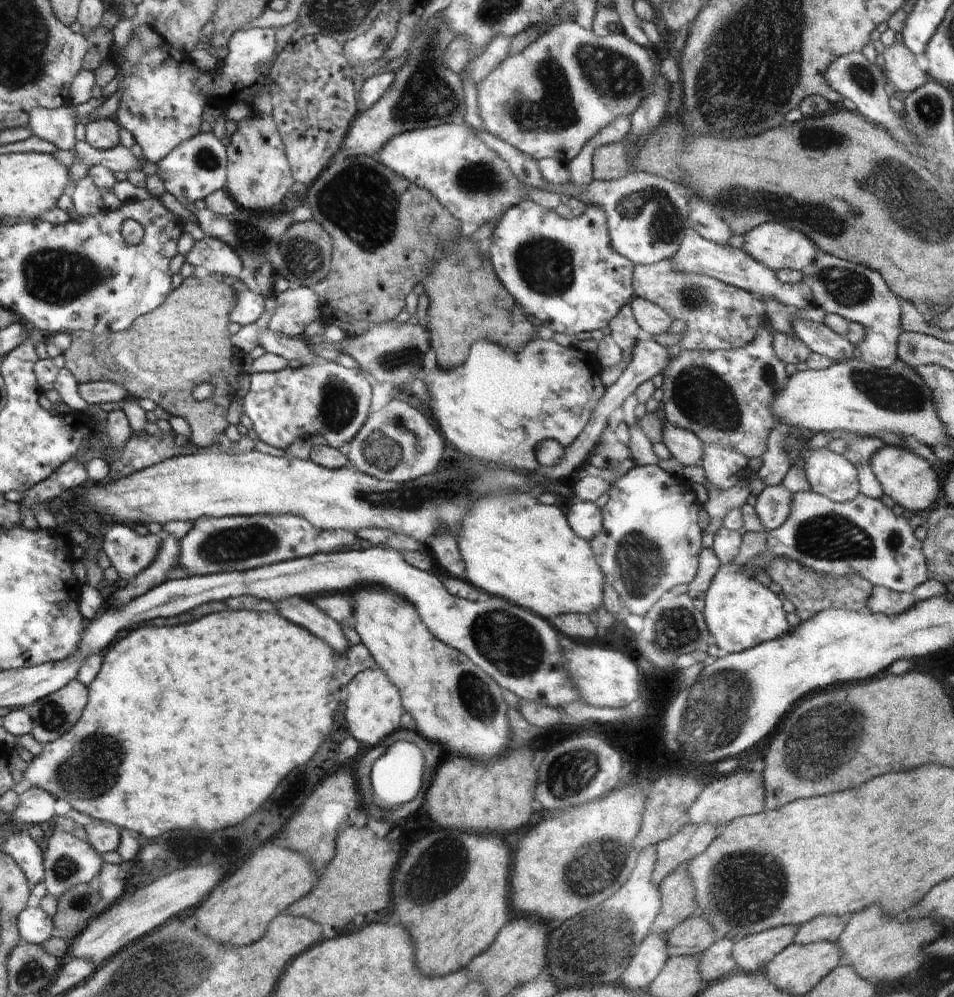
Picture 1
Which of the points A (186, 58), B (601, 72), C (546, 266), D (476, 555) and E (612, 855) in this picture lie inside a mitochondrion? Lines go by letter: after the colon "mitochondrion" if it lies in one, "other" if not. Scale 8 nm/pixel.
A: other
B: mitochondrion
C: mitochondrion
D: other
E: mitochondrion

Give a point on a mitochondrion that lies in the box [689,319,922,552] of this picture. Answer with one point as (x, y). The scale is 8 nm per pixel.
(767, 373)

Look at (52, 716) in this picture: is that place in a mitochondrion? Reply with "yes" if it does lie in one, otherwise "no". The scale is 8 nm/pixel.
yes

